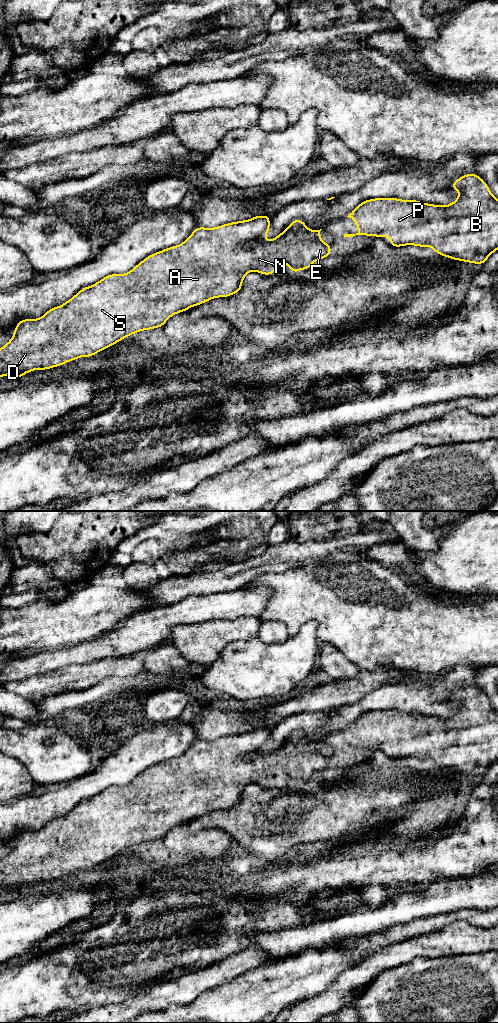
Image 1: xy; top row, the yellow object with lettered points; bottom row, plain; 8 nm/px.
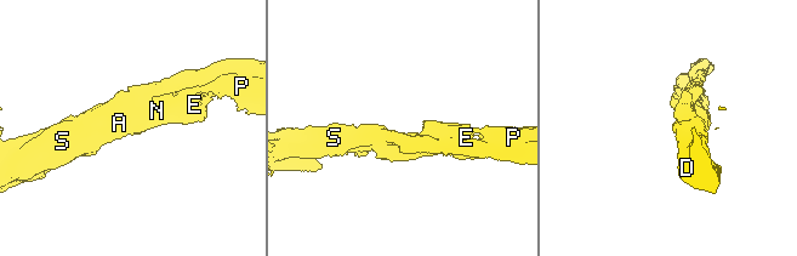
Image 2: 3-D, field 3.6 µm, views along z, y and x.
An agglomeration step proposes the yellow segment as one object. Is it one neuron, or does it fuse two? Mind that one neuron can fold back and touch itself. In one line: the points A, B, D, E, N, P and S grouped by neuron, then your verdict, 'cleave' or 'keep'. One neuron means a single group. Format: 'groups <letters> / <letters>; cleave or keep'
groups A B D E N P S; keep

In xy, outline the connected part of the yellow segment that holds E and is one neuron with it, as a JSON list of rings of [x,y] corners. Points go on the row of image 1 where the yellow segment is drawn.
[[[261,215],[252,217],[249,220],[236,221],[227,223],[214,228],[196,227],[195,230],[189,235],[188,239],[183,243],[169,247],[162,251],[158,251],[137,264],[131,271],[125,274],[110,274],[99,280],[92,286],[82,288],[76,295],[66,301],[60,306],[49,309],[43,316],[38,319],[23,319],[16,325],[13,337],[8,343],[0,348],[0,377],[12,375],[20,379],[24,374],[33,370],[47,370],[53,367],[61,366],[72,360],[80,357],[91,357],[107,347],[113,346],[122,339],[143,330],[151,330],[158,327],[163,327],[166,321],[173,315],[180,312],[185,312],[191,307],[201,305],[206,301],[213,298],[229,297],[238,293],[242,288],[243,279],[246,274],[257,271],[262,275],[272,275],[276,268],[281,263],[286,263],[289,271],[298,273],[301,269],[307,270],[310,268],[314,261],[322,260],[325,257],[331,256],[331,244],[324,243],[321,240],[320,230],[310,230],[303,220],[293,220],[290,226],[287,227],[281,234],[276,235],[273,240],[267,240],[265,235],[270,230],[270,218],[268,215]]]

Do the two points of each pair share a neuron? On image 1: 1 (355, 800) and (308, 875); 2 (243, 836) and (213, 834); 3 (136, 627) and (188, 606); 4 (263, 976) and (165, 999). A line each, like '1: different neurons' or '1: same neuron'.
1: different neurons
2: different neurons
3: same neuron
4: different neurons

